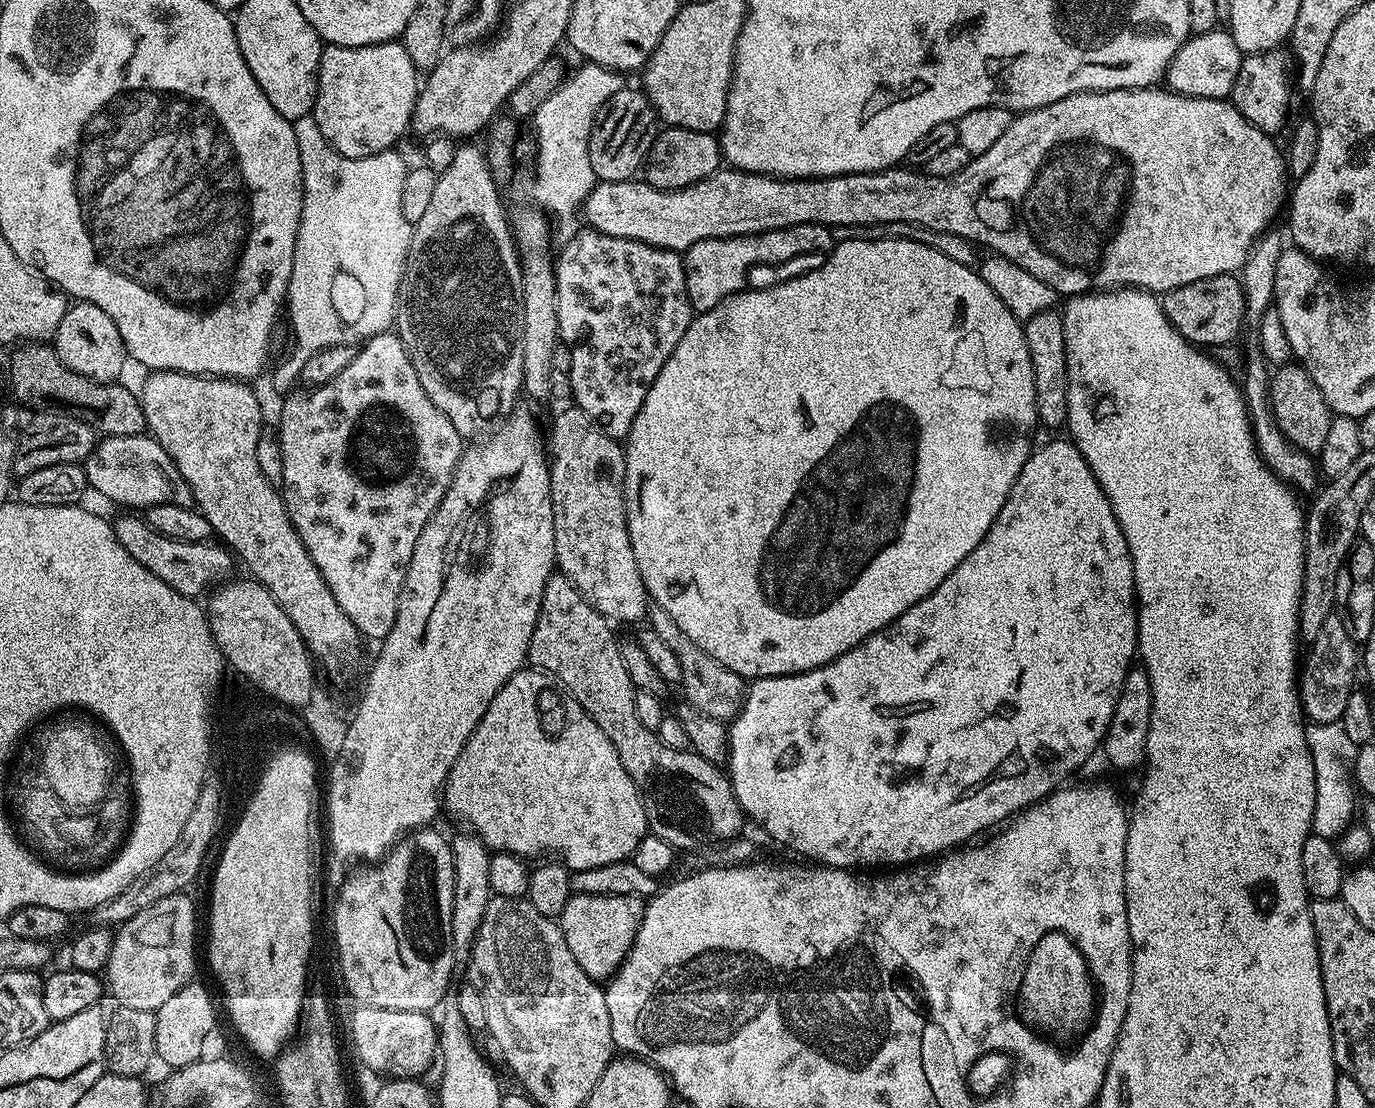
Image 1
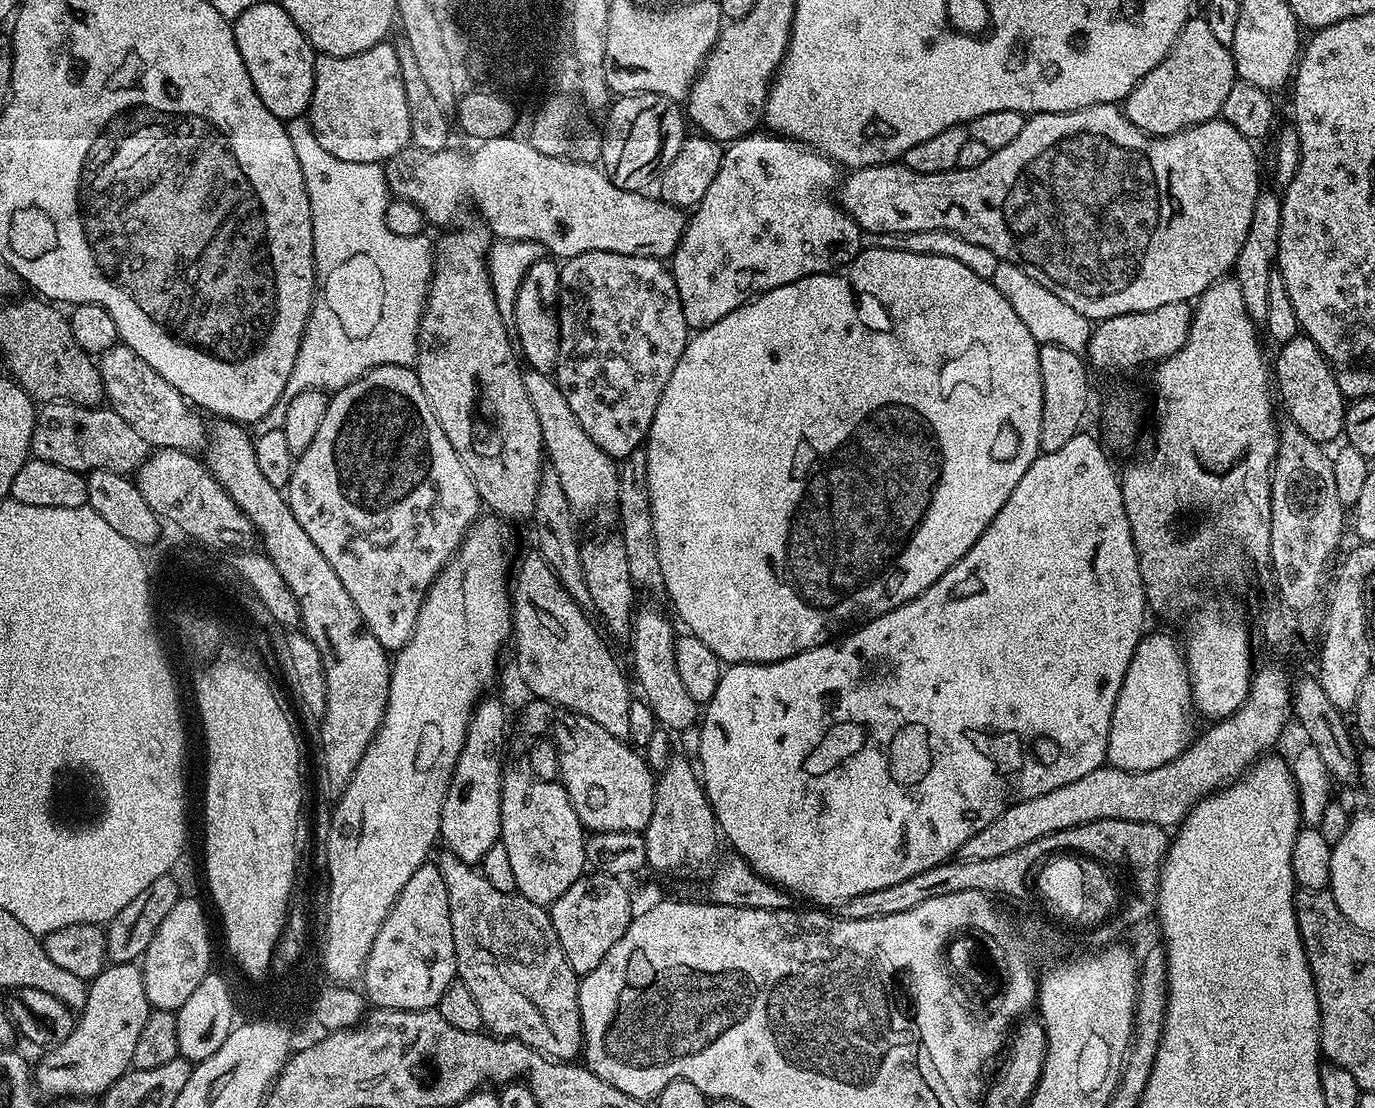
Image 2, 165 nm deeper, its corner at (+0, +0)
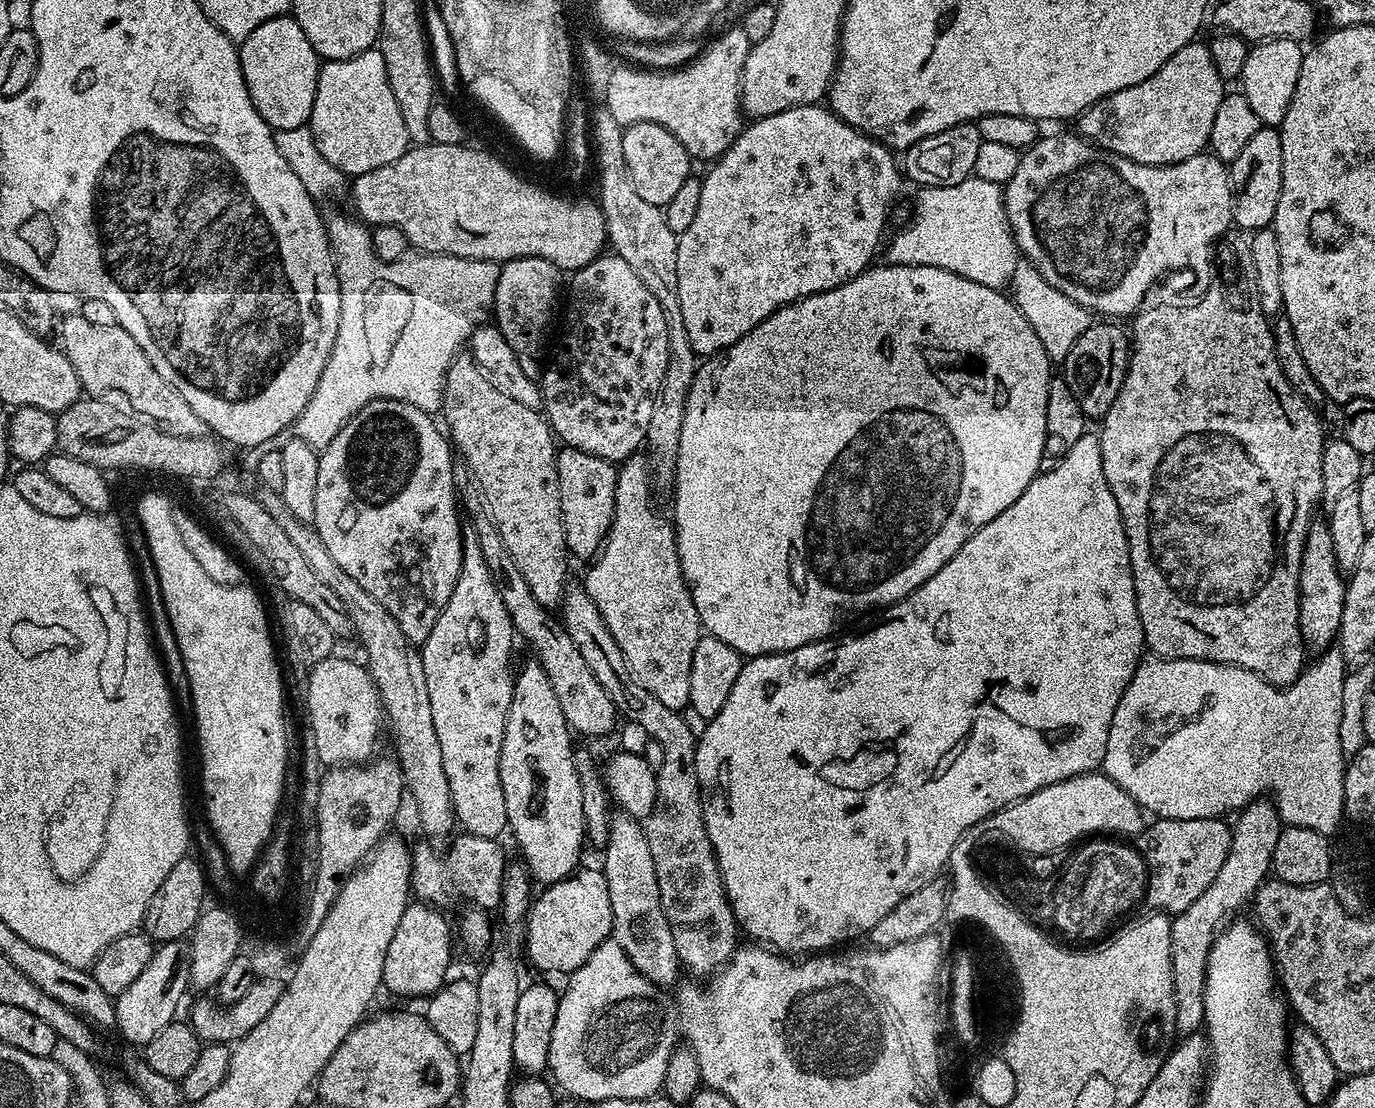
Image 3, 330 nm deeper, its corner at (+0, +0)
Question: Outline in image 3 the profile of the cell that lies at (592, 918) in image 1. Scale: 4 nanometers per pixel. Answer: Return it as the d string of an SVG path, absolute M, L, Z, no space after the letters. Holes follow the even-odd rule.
M581 867L572 875L556 883L549 883L544 893L533 899L526 917L526 960L544 972L564 972L571 974L584 965L586 958L598 950L598 946L612 935L612 911L610 910L610 890L606 878L599 867Z

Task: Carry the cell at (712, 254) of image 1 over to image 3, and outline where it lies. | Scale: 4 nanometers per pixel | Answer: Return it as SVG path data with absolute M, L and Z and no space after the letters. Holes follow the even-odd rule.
M803 104L790 110L782 110L778 114L770 114L753 119L741 131L739 138L721 155L705 176L700 185L702 195L698 201L698 215L694 223L678 236L678 306L682 310L682 326L686 326L686 334L690 338L690 346L696 351L697 357L707 358L723 353L738 338L750 334L754 326L758 326L770 314L774 314L784 304L792 304L807 296L813 296L826 290L834 290L847 280L862 274L865 268L873 263L872 255L880 244L880 235L884 232L884 219L900 192L902 168L894 157L893 149L885 144L871 140L854 126L842 122L827 107L814 104Z

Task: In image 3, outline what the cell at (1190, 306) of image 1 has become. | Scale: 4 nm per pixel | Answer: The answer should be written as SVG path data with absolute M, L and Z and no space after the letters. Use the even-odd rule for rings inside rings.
M1116 322L1089 323L1086 334L1070 346L1070 354L1062 362L1062 379L1070 386L1070 394L1074 394L1074 402L1082 406L1082 414L1086 418L1102 418L1110 410L1114 398L1118 398L1118 390L1124 381L1128 369L1128 353L1130 336L1119 328Z

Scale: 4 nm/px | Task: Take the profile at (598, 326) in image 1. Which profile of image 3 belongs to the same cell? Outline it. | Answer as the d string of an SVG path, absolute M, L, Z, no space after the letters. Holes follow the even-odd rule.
M601 254L587 264L585 268L575 269L571 276L572 285L568 288L568 309L564 312L564 333L560 336L560 353L553 358L552 365L549 368L547 365L543 369L542 375L538 380L542 412L548 421L549 428L552 429L553 437L561 445L577 448L586 454L594 454L603 460L623 462L628 457L635 456L641 451L646 438L646 426L650 426L654 402L660 393L662 378L666 374L666 362L668 361L666 314L662 310L662 306L658 306L658 298L654 298L654 294L650 294L650 290L642 282L642 278L638 278L638 274L634 274L634 270L630 270L630 266L626 266L626 262L621 256Z

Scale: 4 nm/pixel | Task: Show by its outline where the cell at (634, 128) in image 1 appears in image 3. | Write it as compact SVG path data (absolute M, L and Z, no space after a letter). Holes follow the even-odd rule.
M656 123L629 125L624 131L623 150L638 194L651 205L663 207L668 204L682 186L682 182L691 175L692 159L685 147L678 142L674 134Z

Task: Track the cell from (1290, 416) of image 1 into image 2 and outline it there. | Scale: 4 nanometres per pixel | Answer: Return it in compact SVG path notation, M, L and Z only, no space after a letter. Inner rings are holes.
M1303 334L1279 345L1278 351L1276 360L1274 356L1274 388L1279 403L1281 400L1288 411L1287 419L1321 446L1328 446L1331 440L1339 441L1344 430L1346 397L1338 386L1333 365L1320 353L1318 346L1314 346L1311 338Z

